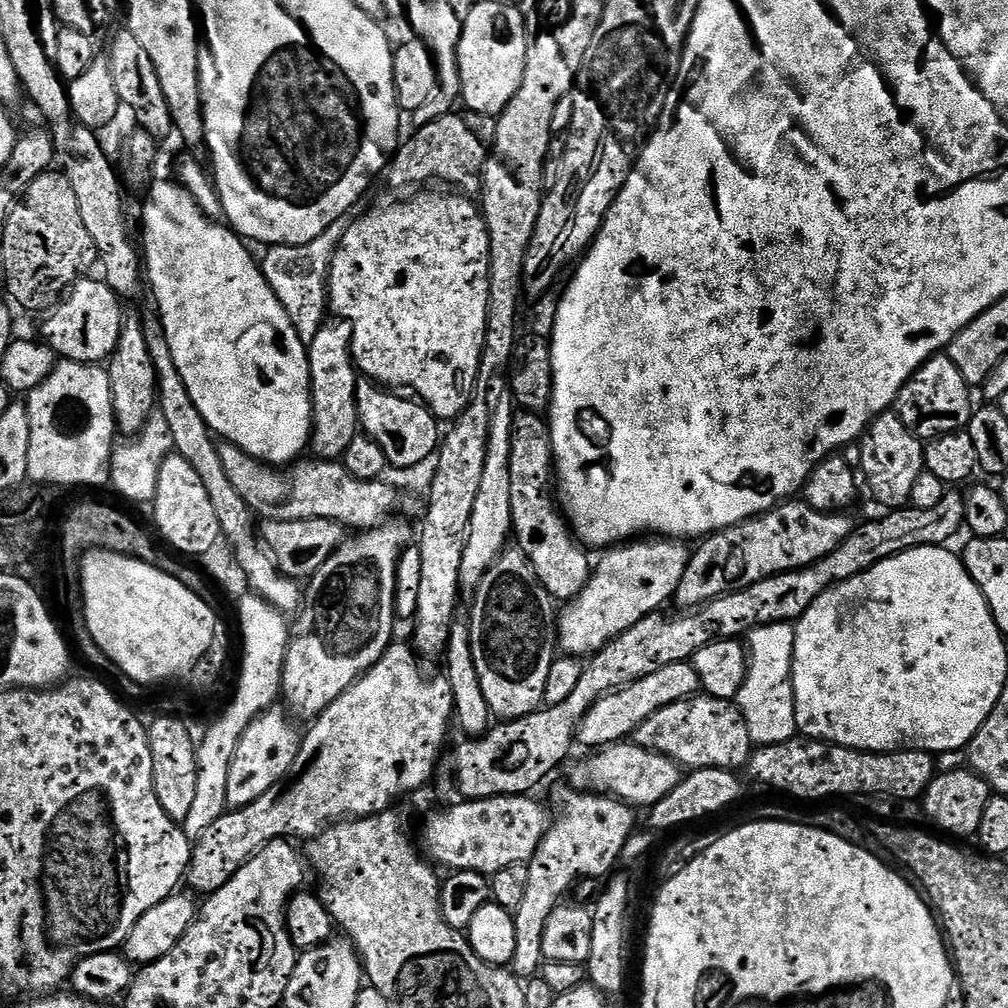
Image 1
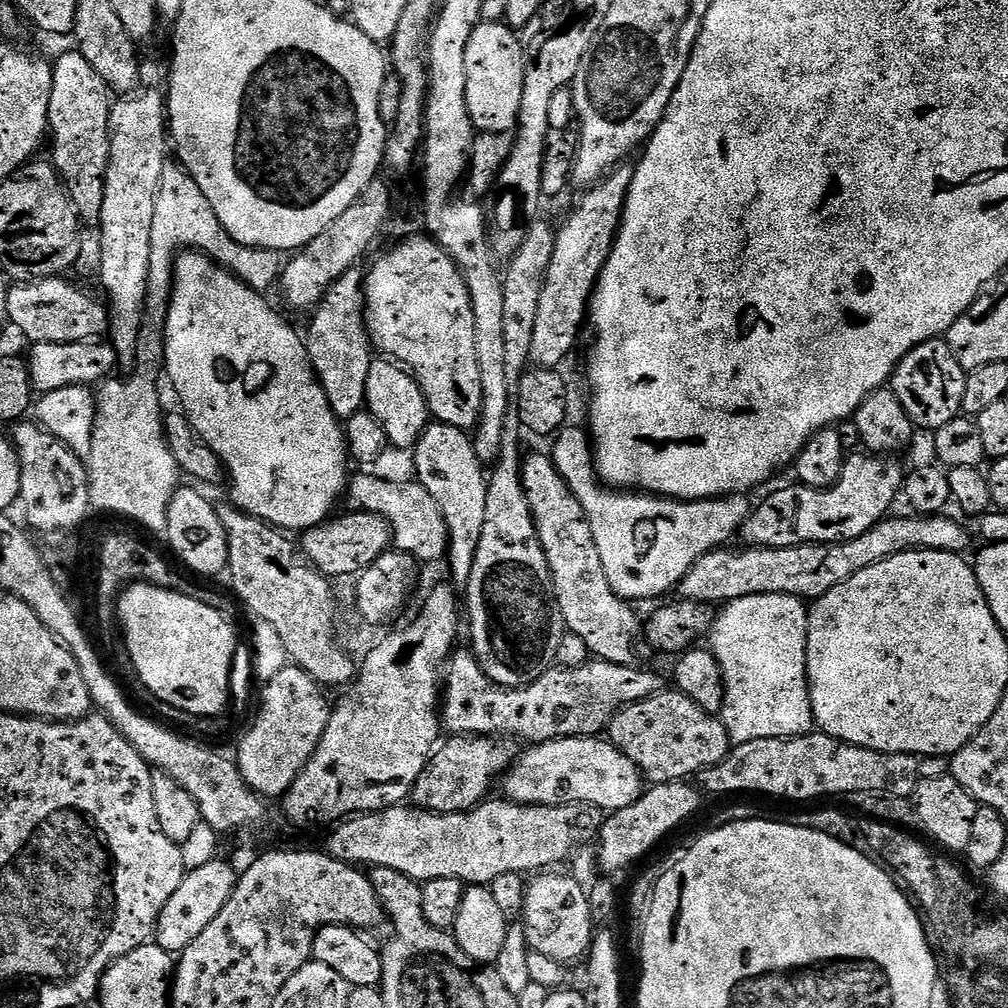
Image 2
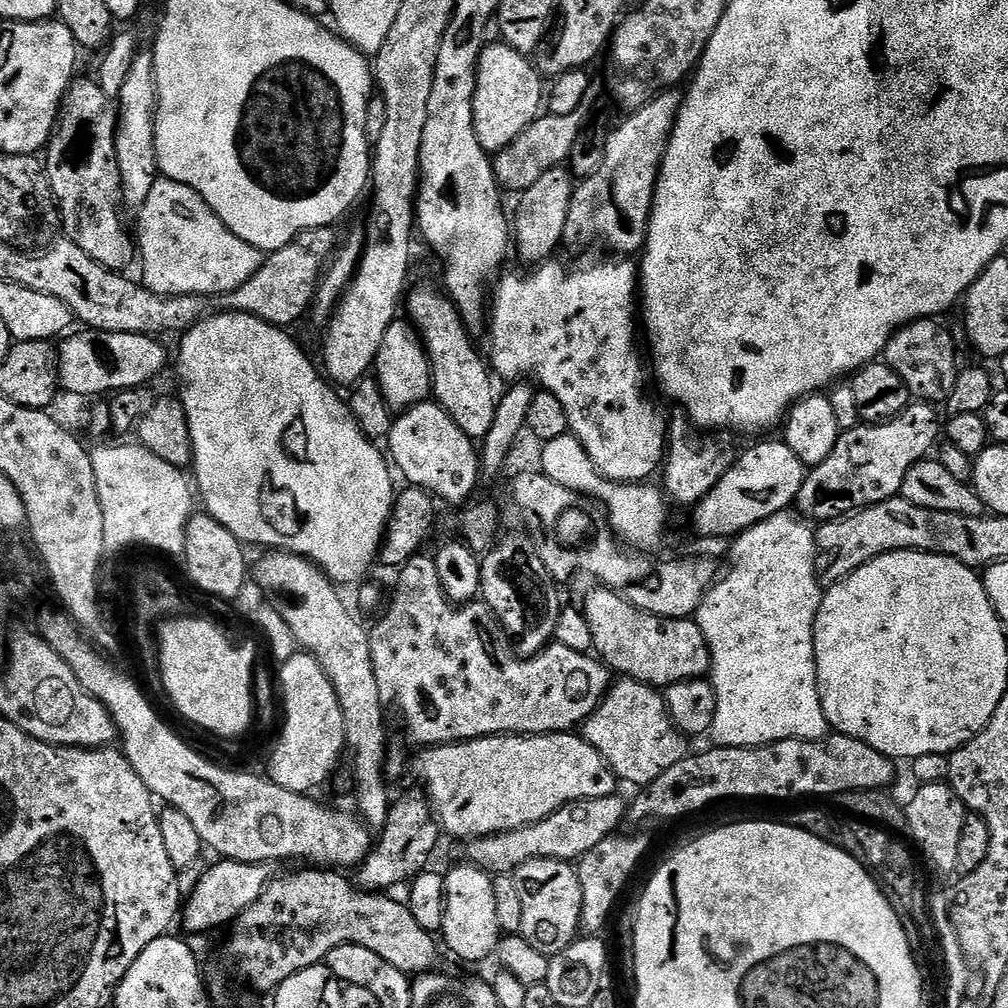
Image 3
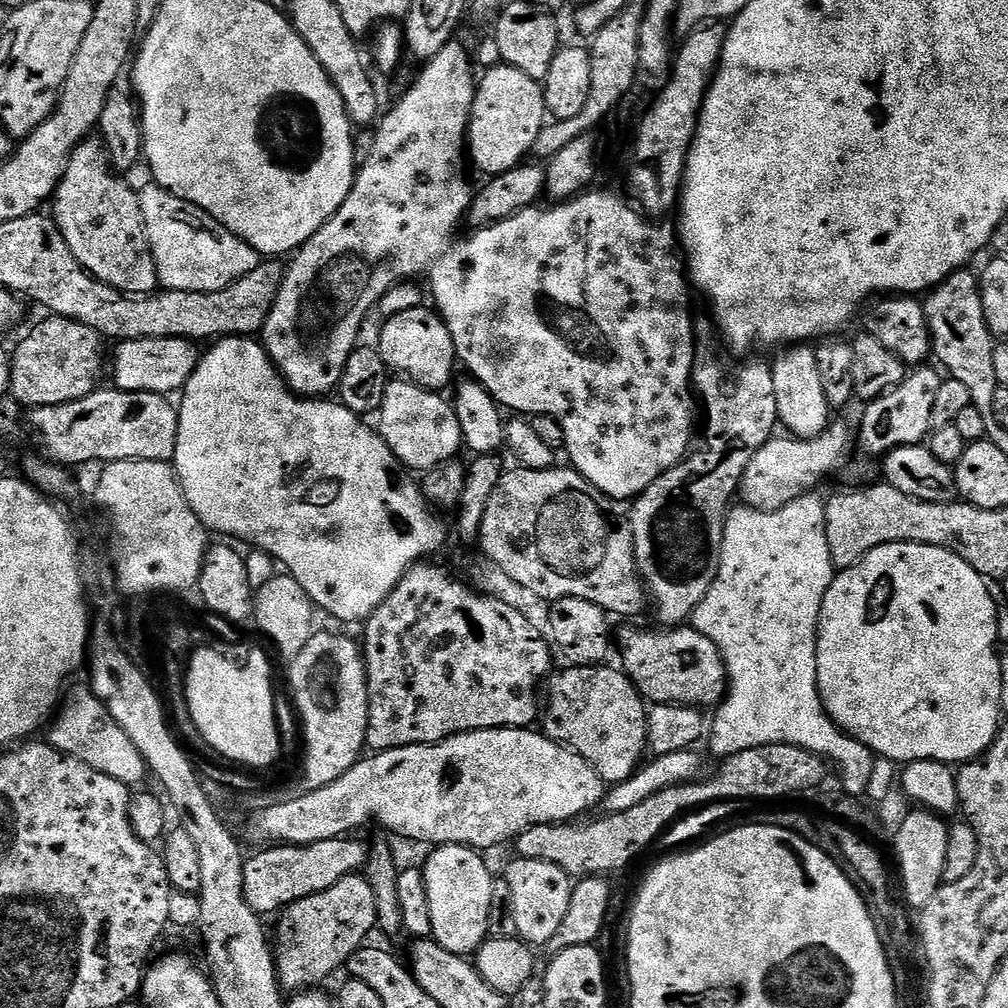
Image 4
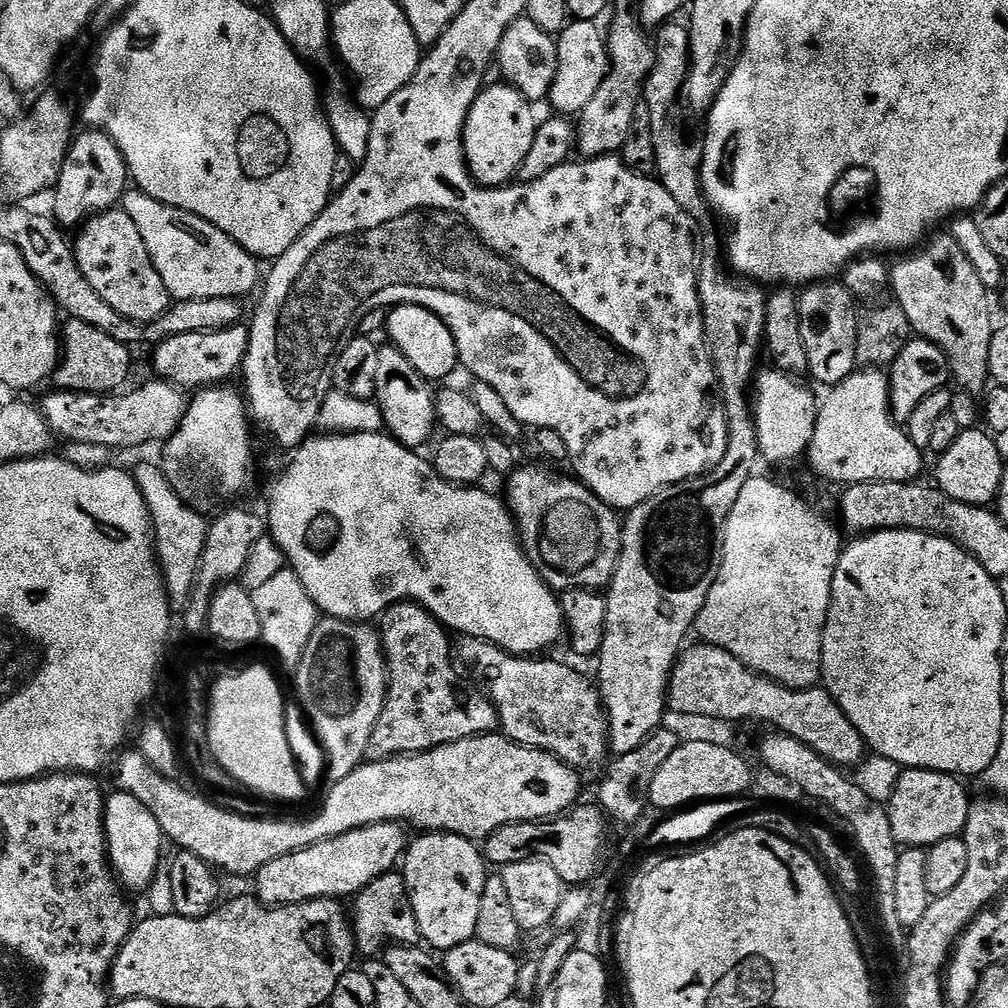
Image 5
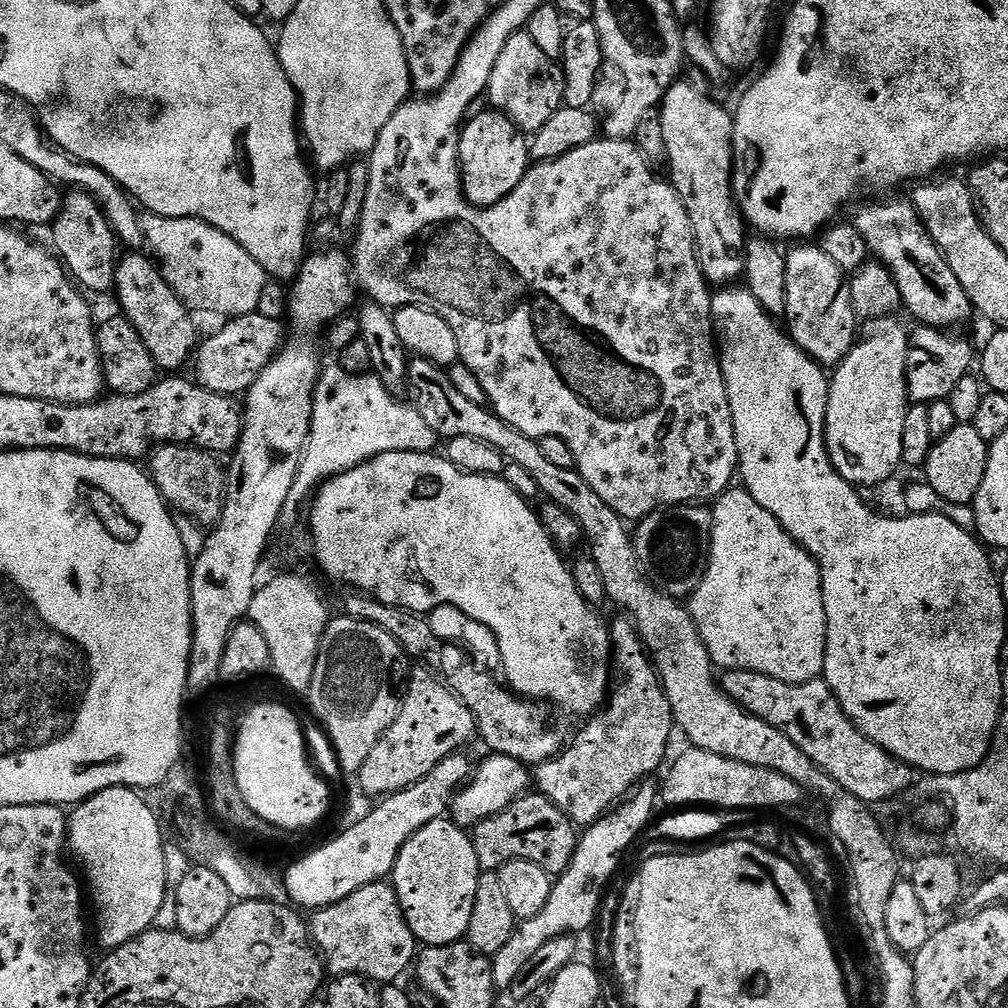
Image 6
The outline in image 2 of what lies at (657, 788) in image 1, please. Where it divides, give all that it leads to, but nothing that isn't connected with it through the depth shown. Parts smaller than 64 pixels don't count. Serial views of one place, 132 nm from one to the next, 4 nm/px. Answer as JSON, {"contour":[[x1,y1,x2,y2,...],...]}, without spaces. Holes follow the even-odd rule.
{"contour":[[567,736,565,740,547,740,544,744,529,747,523,751,516,763,503,777,503,795,515,804,534,806,558,806,559,804,589,804,604,809,611,814,630,806,645,791,646,781,640,775,640,768,622,754,611,742,604,738,590,736]]}

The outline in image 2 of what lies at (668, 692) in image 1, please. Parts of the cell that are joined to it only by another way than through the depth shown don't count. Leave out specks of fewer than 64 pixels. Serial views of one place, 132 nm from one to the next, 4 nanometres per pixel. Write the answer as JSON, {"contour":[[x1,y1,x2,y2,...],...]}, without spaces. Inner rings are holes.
{"contour":[[471,651,459,652,451,657,447,665,446,683,442,688,442,724,452,734,498,736,515,738,520,742,529,740,527,743,532,746,544,744,547,740,565,740,567,736,596,738,625,706,642,702,666,688,663,678,648,668,636,668,632,664,611,664,595,658,577,668,553,666,546,674,542,674,542,678,525,688,503,688,485,674]]}

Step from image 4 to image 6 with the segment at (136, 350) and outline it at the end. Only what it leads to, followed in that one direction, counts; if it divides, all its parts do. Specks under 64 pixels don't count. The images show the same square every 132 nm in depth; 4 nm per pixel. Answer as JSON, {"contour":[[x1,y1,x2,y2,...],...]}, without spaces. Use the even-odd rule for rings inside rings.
{"contour":[[257,310,245,316,233,316,221,332,199,341,194,352,195,379,203,388,225,394,243,393,256,380,261,369,280,351,286,340,285,325,262,313]]}

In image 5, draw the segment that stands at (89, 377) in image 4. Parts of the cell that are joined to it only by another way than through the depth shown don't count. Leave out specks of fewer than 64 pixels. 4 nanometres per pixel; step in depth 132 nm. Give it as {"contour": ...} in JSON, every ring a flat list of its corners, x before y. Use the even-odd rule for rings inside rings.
{"contour":[[65,319,60,363,54,373,55,387,66,392,115,393,125,387,123,384,132,372,132,356,128,352,131,352,129,345,114,342,110,334,102,334,102,330,94,330,94,326,81,320]]}

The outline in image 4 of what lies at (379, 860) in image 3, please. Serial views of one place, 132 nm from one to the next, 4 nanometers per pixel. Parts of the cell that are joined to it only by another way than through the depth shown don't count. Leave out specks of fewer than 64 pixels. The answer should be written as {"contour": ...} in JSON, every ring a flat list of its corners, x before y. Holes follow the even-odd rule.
{"contour":[[353,874,334,882,330,890,310,894,298,902,289,904,279,913,278,919,280,925,276,928,276,936,274,932,276,978,285,993,299,994,320,986,327,976,334,975,339,968,341,971,359,948,365,947,367,940,364,939,376,928,374,894,370,890,370,882,364,879,363,875]]}

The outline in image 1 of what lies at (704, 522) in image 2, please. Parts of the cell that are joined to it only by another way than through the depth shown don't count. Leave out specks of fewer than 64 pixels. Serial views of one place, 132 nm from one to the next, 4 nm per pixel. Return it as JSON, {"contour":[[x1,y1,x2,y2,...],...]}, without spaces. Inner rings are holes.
{"contour":[[640,538,607,549,597,564,595,561,586,587,559,609,559,651,565,656,587,658,642,618,659,613,660,607,675,597,678,582,682,582,690,555,690,548,684,544,680,538]]}

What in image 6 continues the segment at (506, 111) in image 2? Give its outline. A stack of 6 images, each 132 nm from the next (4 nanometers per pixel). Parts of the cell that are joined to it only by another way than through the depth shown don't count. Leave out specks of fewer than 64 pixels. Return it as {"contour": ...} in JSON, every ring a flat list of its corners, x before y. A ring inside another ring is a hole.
{"contour":[[487,111,478,113,473,120,471,117,460,134,460,179,465,198,476,208,502,202,522,182,530,167,529,141,518,134,514,121,503,112]]}

